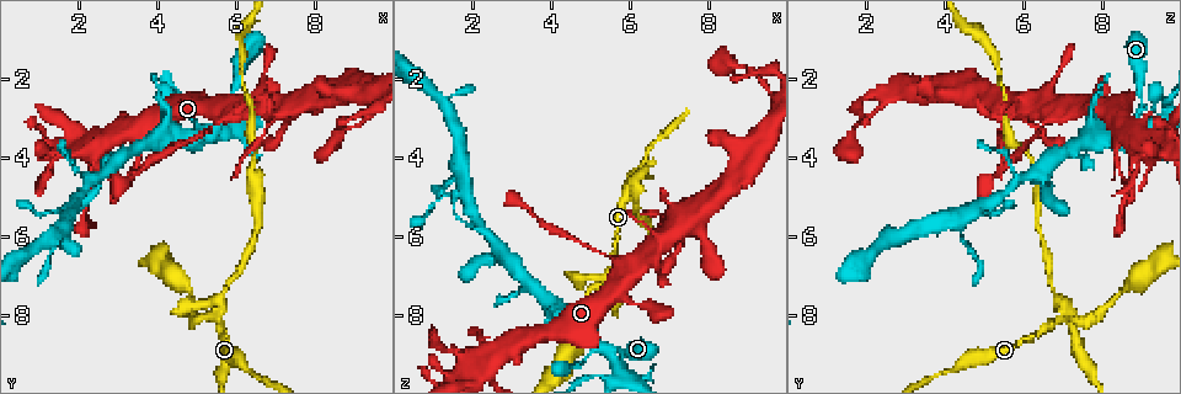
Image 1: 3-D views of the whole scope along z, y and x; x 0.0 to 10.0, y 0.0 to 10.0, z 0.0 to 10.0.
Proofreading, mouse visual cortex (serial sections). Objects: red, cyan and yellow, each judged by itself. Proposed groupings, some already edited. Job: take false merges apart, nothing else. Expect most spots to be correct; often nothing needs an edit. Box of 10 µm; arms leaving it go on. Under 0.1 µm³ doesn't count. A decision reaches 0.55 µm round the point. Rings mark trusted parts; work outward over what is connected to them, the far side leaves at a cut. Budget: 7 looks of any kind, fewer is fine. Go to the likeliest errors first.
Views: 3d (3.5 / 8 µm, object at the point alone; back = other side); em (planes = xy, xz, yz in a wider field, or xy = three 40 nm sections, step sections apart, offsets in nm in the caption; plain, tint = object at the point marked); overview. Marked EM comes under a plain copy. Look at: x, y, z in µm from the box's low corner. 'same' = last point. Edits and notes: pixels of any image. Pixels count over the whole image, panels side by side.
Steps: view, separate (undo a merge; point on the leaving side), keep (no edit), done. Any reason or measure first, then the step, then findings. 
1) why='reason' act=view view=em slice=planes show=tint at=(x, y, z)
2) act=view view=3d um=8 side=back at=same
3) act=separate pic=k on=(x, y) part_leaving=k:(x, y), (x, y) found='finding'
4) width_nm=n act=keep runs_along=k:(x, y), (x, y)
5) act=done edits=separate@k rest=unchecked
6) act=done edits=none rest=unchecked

why='branch point' act=view view=3d um=3.5 at=(6.05, 2.70, 6.95)

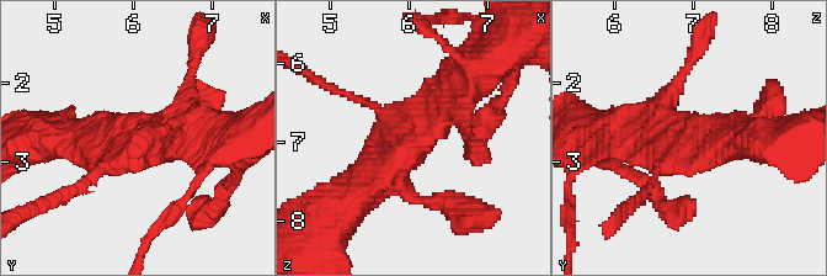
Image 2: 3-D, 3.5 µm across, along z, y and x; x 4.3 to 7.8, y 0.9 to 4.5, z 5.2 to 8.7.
why='now the EM' act=view view=em slice=planes show=tint at=(6.05, 2.70, 6.95)

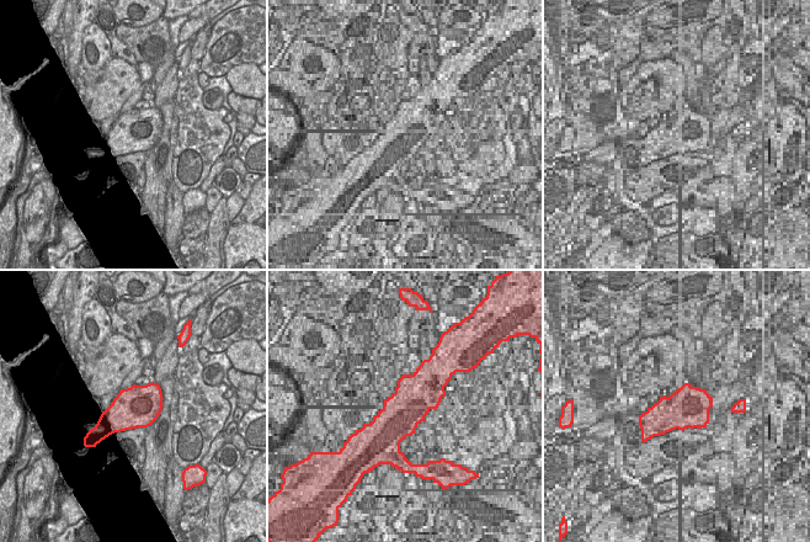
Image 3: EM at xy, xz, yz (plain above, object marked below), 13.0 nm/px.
act=keep runs_along=2:(351, 200), (468, 83) found='one cell here'

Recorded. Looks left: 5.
why='a narrow waist' act=view view=3d um=8 at=(9.20, 3.15, 1.80)

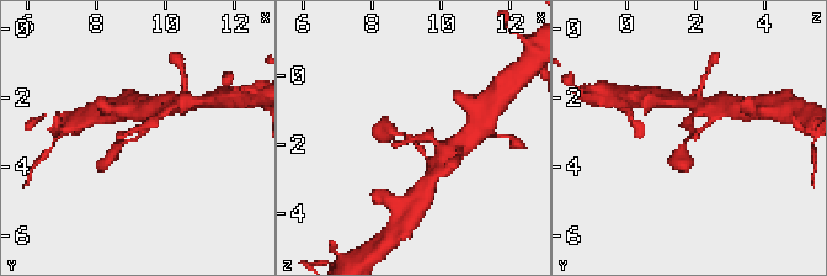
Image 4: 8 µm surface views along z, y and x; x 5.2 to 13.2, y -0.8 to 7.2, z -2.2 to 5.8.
why='closer look' act=view view=3d um=3.5 at=same

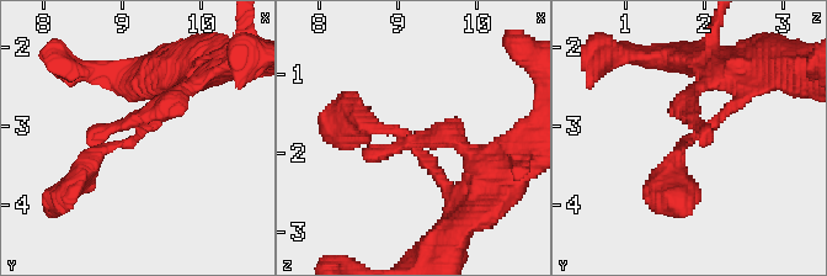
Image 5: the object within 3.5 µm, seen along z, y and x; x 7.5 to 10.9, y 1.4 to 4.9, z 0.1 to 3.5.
act=view view=em slice=xy step=1 show=tint at=(9.15, 3.10, 1.80)

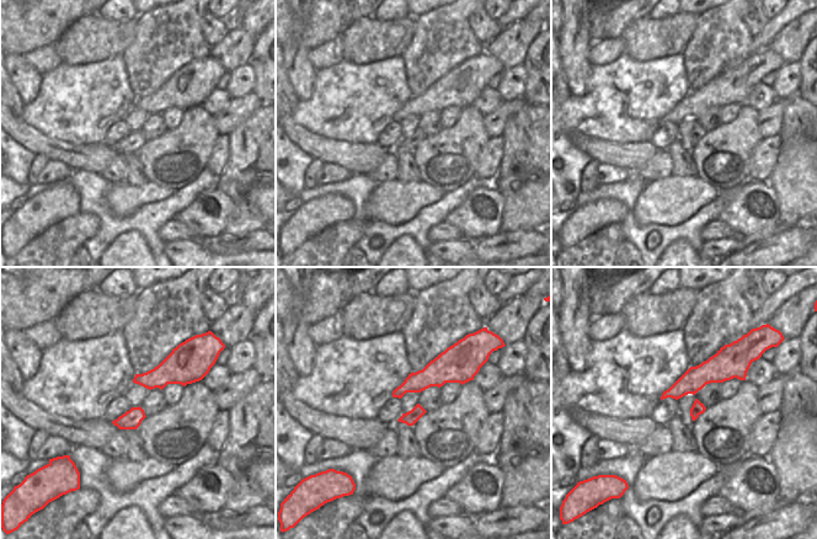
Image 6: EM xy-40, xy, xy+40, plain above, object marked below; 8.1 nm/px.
act=keep runs_along=5:(182, 91), (73, 182) found='one cell here'

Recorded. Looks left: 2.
why='small branch off a trunk' act=view view=3d um=3.5 at=(5.55, 3.25, 8.85)

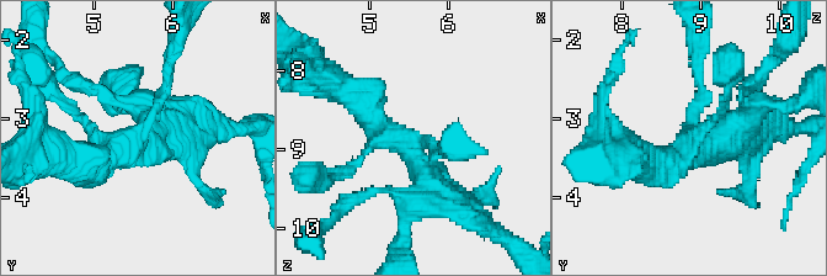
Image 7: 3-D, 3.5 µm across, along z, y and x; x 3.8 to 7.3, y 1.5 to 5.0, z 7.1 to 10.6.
why='now the EM' act=view view=em slice=xy step=2 show=tint at=(5.50, 3.20, 8.85)

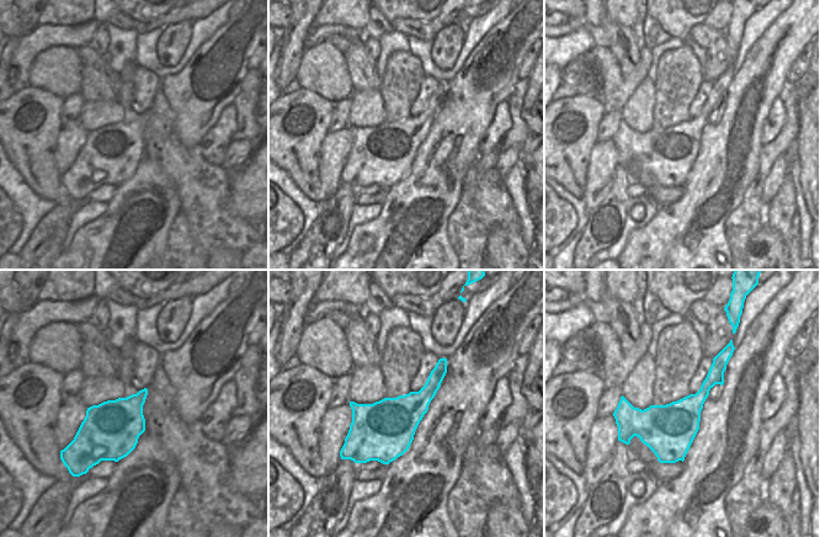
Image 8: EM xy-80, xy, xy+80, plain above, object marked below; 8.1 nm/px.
width_nm=480 act=keep runs_along=7:(167, 69), (151, 118), (76, 163) found='continuous, no second cell'

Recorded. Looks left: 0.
act=done edits=none rest=unchecked

